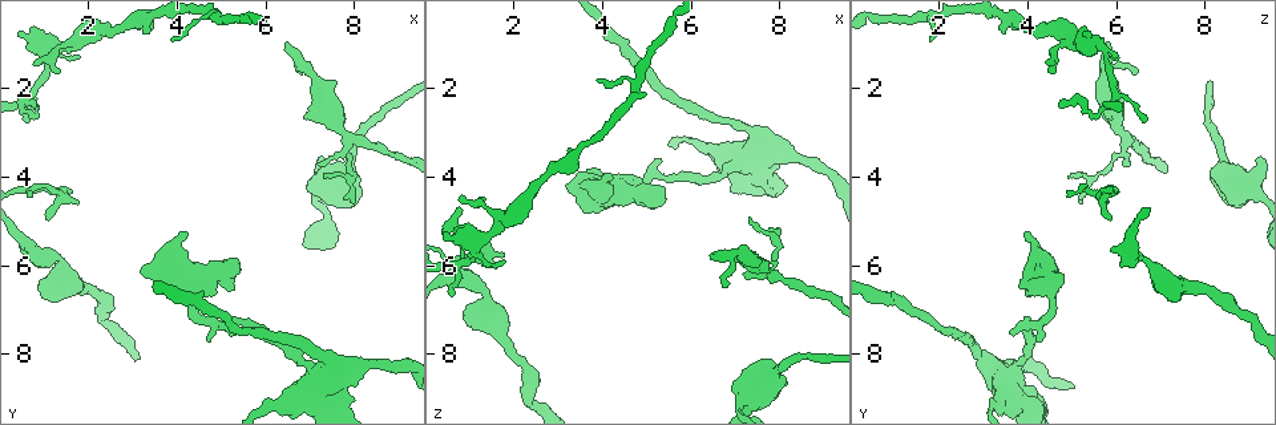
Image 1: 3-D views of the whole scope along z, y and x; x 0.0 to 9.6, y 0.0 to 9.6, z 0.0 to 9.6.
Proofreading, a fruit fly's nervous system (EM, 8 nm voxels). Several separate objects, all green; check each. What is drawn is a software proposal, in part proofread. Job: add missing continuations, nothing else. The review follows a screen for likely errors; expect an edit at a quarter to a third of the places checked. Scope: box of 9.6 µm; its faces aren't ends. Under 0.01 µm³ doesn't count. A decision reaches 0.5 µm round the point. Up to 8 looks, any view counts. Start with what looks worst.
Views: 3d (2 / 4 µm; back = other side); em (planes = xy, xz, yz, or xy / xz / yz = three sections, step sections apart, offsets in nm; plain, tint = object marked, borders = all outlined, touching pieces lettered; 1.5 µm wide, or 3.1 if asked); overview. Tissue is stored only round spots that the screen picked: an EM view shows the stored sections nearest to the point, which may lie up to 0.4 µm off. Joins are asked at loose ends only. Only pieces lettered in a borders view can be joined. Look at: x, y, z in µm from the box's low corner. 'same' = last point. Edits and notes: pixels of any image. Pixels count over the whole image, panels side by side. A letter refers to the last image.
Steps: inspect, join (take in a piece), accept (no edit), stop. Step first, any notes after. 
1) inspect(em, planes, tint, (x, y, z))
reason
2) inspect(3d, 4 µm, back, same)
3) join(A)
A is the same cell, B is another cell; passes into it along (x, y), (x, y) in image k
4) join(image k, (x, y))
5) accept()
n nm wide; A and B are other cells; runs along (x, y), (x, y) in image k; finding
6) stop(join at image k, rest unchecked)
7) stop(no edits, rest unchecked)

inspect(3d, 2 µm, (6.80, 1.60, 6.40))
branch stops here

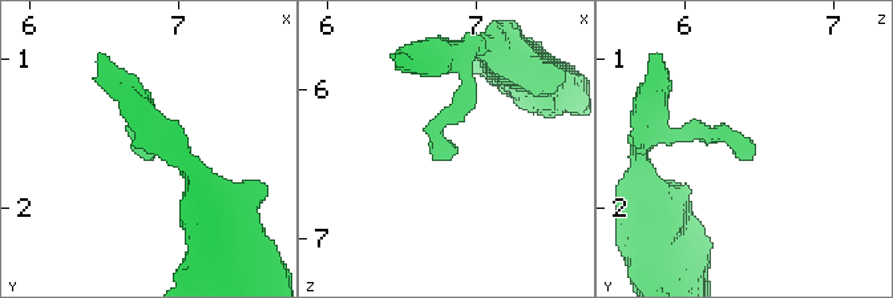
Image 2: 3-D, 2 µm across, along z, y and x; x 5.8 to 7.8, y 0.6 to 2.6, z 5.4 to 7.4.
inspect(em, planes, borders, (6.84, 1.66, 6.46))

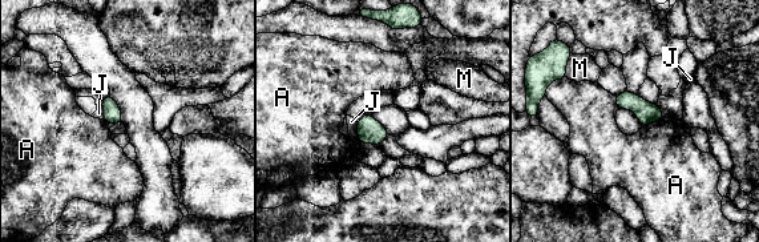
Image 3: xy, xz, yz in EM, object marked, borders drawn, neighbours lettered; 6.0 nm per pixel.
accept()
A, J and M are other cells; border along (663, 116), (642, 126) in image 3; none of them fits

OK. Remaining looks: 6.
inspect(em, xy, step 4, tint, (0.85, 1.45, 4.45))
free end

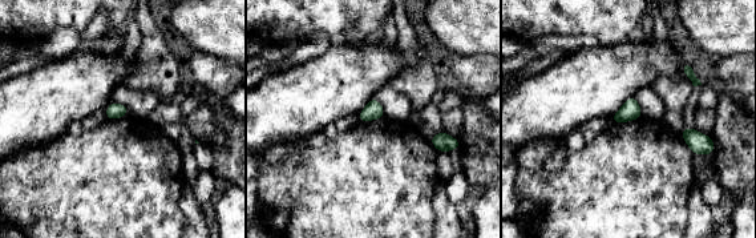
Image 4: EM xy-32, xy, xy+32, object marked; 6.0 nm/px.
inspect(em, planes, tint, same)
another direction

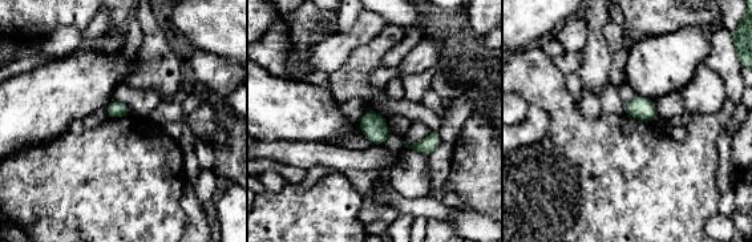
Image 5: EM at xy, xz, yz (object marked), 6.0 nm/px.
inspect(em, planes, borders, same)

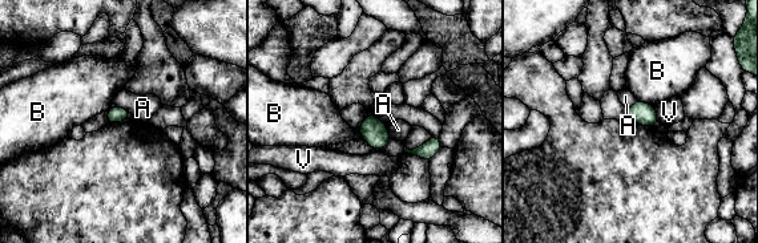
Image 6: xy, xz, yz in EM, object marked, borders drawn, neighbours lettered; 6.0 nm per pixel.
accept()
100 nm wide; A, B and V are other cells; none of them fits

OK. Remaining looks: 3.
inspect(em, yz, step 8, borders, (1.80, 1.25, 5.95))
an open end

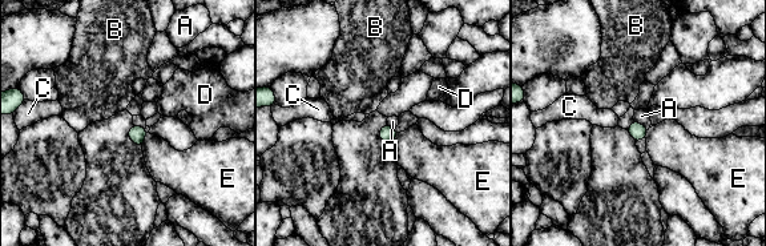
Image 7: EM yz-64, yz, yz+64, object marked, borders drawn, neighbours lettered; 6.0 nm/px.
accept()
A, B, C, D and E are other cells; none of them fits

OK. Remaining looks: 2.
stop(no edits, rest unchecked)

